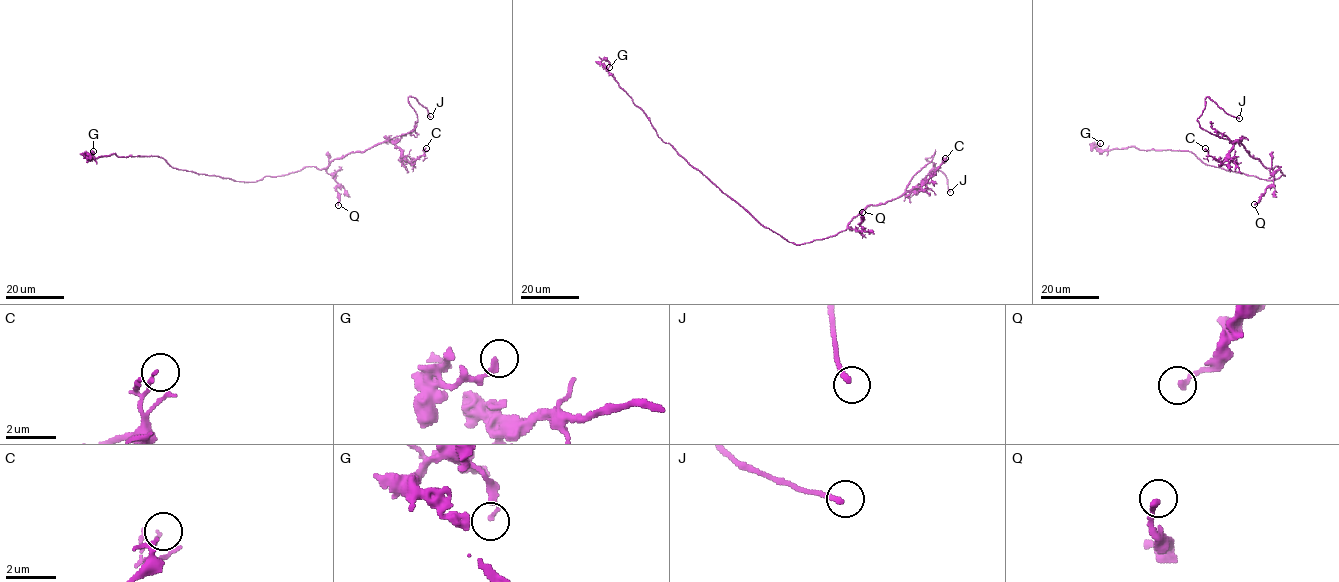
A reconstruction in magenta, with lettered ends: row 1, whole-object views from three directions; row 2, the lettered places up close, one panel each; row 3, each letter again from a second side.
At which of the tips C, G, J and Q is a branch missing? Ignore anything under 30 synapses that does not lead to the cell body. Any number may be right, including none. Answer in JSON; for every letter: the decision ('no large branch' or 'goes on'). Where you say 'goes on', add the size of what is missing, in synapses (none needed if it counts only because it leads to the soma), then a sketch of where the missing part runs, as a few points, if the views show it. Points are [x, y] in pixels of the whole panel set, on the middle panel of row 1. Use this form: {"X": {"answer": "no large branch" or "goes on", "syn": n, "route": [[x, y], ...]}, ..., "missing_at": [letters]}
{"C": {"answer": "no large branch"}, "G": {"answer": "no large branch"}, "J": {"answer": "goes on", "route": [[950, 192], [953, 194], [951, 203], [961, 213]]}, "Q": {"answer": "no large branch"}, "missing_at": ["J"]}

